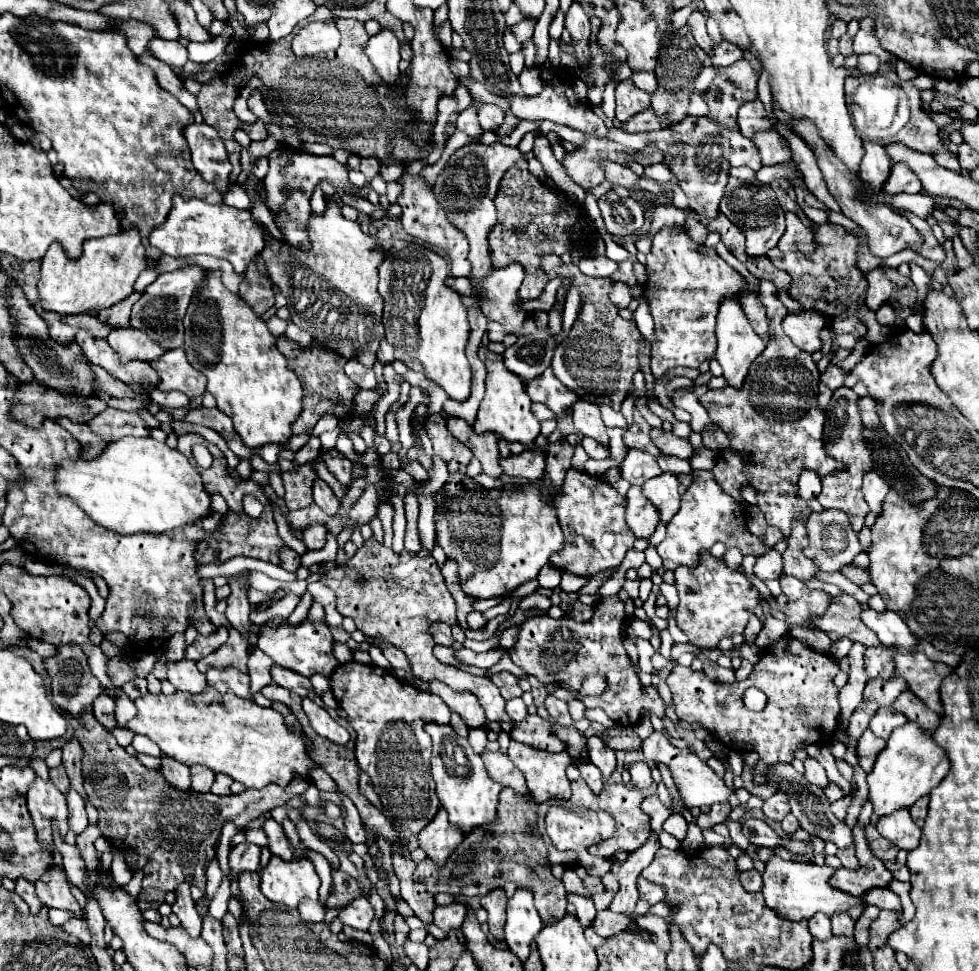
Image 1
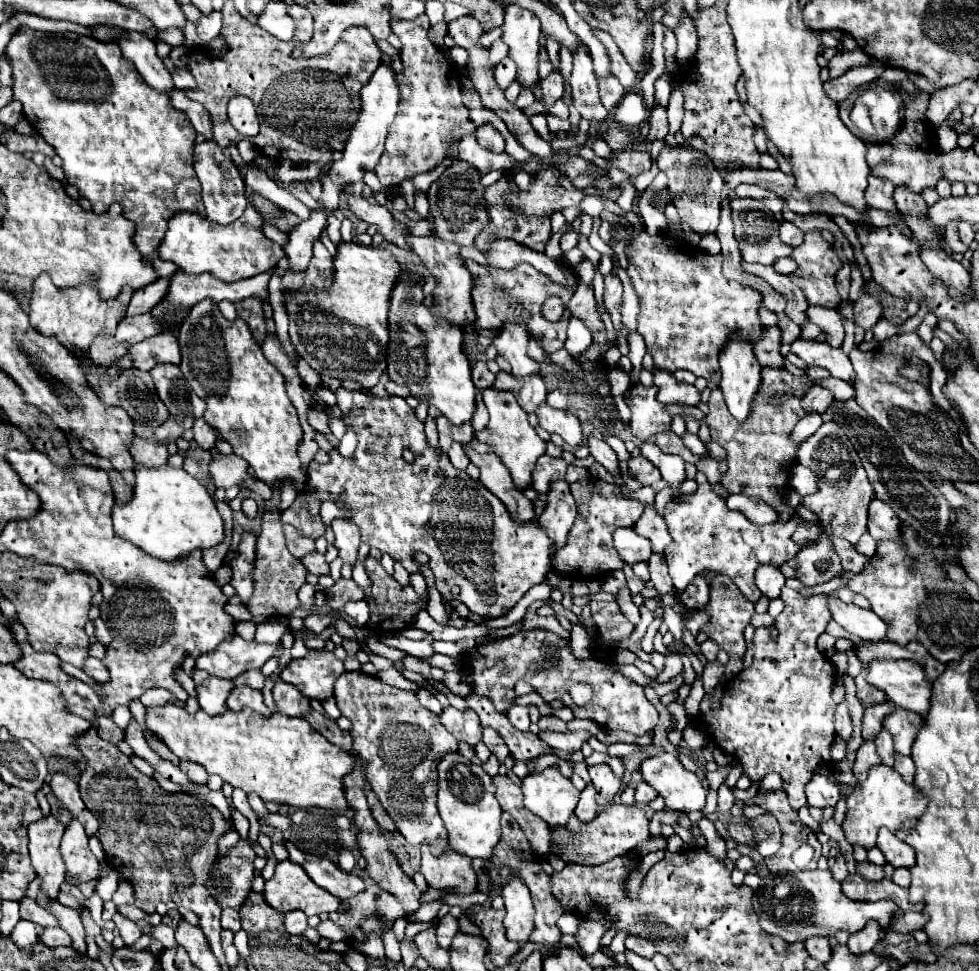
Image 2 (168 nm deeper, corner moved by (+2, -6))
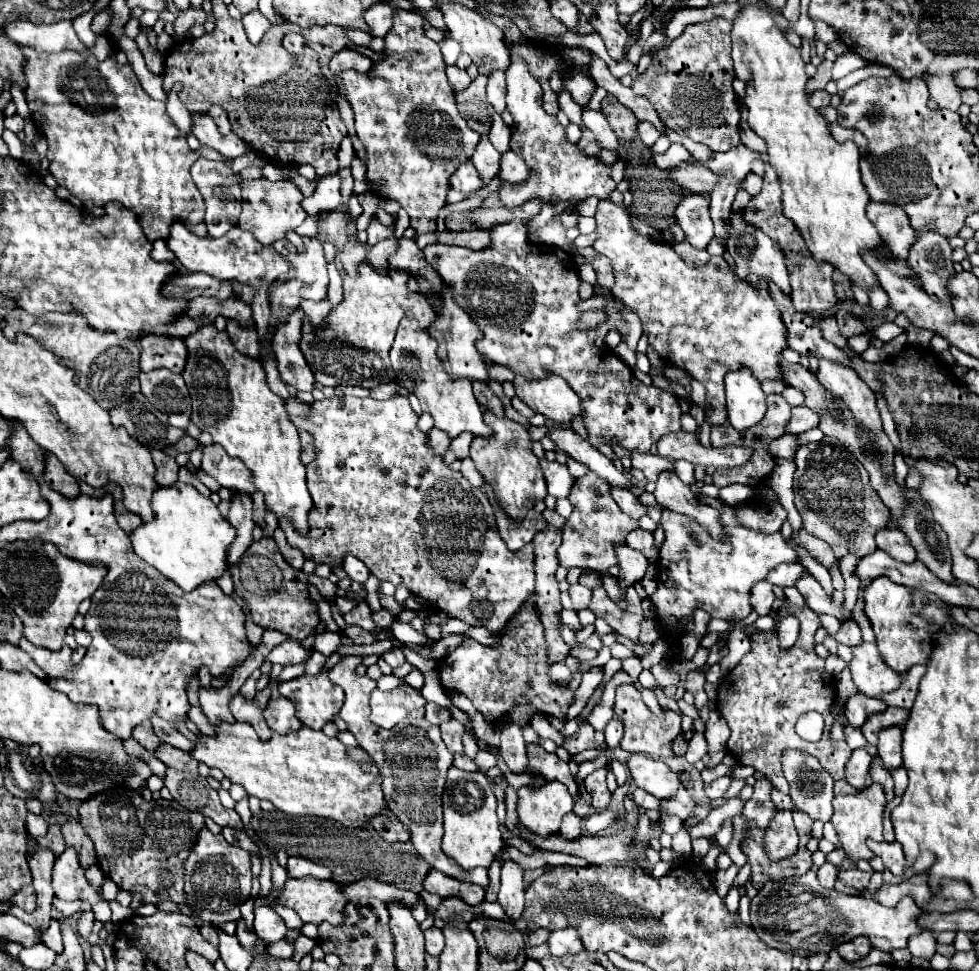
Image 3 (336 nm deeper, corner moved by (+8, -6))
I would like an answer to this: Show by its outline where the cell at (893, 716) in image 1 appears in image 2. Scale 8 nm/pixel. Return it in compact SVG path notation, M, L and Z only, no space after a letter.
M881 729L879 737L875 739L877 745L877 755L881 757L881 763L893 765L893 737L889 737L887 729Z

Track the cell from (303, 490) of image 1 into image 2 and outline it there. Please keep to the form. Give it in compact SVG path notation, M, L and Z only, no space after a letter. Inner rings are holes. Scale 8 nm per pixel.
M353 391L353 407L343 415L343 421L345 427L351 427L357 435L355 455L347 459L333 449L329 463L311 463L307 467L309 489L307 493L299 493L295 503L281 513L283 523L293 525L303 537L319 539L325 533L325 523L319 515L321 503L343 503L349 511L349 519L361 529L361 541L403 563L407 573L419 573L419 563L413 561L413 553L425 553L429 557L437 591L449 599L451 589L459 587L459 601L467 605L471 613L489 619L507 615L533 585L545 581L545 573L551 569L549 549L553 547L545 531L539 525L513 523L505 505L501 505L493 493L489 493L479 481L473 481L465 471L455 469L441 447L431 447L425 437L423 421L417 419L415 409L409 407L405 399L369 399L363 391ZM405 449L413 453L413 463L403 459Z

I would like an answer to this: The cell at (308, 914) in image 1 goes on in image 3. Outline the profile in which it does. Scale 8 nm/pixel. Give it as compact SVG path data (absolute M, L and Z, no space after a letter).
M257 907L253 925L255 925L257 935L267 943L281 941L287 935L285 921L271 907Z

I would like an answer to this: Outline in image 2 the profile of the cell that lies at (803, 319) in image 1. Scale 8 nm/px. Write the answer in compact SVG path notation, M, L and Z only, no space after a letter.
M797 339L795 343L791 343L791 351L795 355L799 355L807 365L823 367L831 373L831 377L843 379L849 385L855 383L853 365L849 361L849 357L843 353L843 349L833 349L827 343Z

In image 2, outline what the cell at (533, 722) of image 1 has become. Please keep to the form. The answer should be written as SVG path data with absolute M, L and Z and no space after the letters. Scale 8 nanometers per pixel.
M541 731L539 737L551 745L559 753L573 753L579 751L585 741L589 741L591 733L589 731L575 731L575 733L553 733L553 731Z

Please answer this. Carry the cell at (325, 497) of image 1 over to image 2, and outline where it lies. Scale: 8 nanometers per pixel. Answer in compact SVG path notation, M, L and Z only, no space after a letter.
M335 519L331 523L331 529L335 533L335 547L339 549L339 557L343 559L343 563L355 565L357 549L361 543L361 533L357 531L357 525L345 519Z

